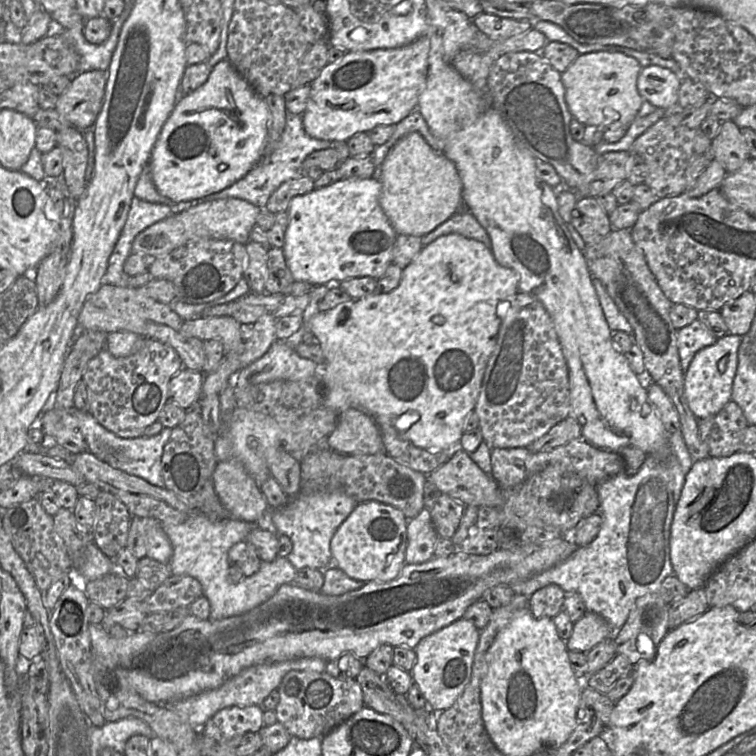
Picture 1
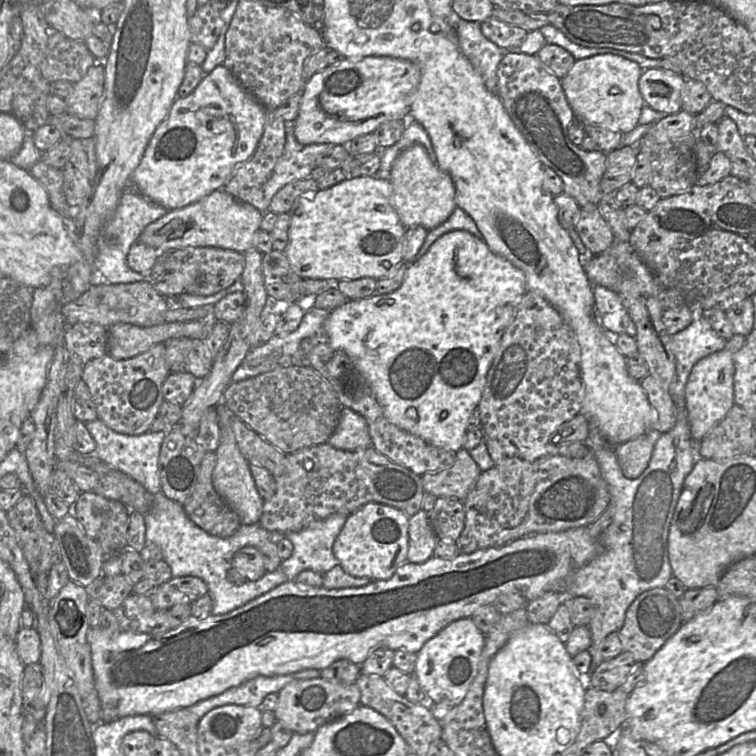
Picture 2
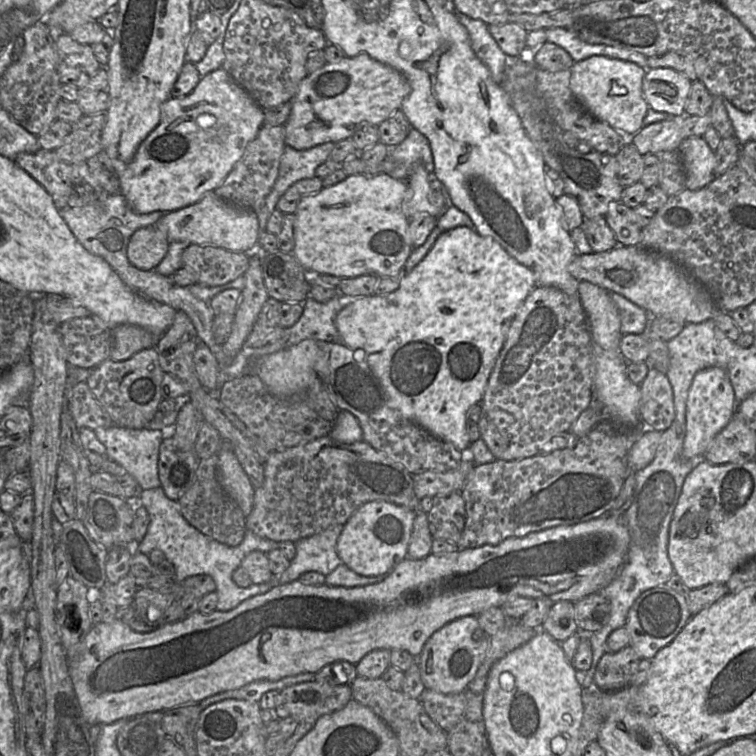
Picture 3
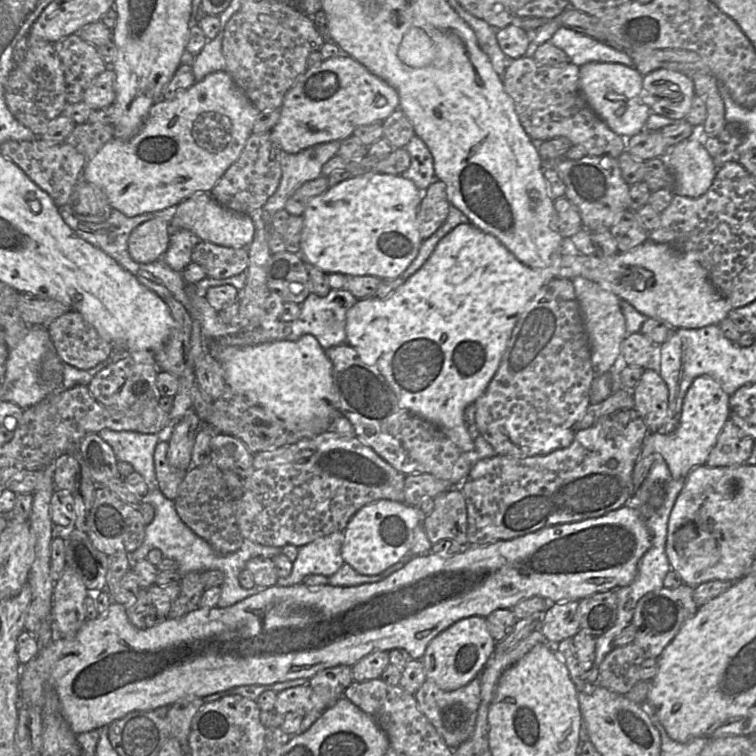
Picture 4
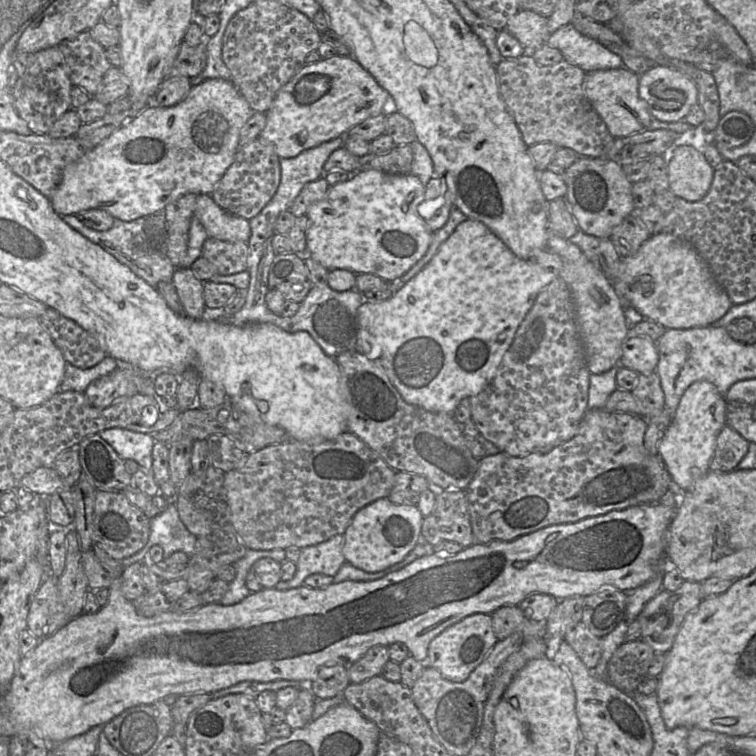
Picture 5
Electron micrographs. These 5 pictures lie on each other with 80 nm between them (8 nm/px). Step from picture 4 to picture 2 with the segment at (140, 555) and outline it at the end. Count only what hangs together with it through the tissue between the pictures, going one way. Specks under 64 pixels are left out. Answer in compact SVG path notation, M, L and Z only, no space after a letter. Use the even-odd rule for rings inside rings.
M162 491L154 494L151 509L144 514L144 520L146 546L154 544L160 547L163 560L171 568L172 577L196 576L207 584L208 595L213 601L212 615L227 614L289 581L280 567L273 572L266 572L259 580L246 580L241 585L235 585L228 580L227 573L232 567L232 558L239 549L245 546L257 548L265 540L277 543L285 536L285 534L272 535L259 523L241 524L238 530L227 538L214 536L192 522L183 505L167 498Z

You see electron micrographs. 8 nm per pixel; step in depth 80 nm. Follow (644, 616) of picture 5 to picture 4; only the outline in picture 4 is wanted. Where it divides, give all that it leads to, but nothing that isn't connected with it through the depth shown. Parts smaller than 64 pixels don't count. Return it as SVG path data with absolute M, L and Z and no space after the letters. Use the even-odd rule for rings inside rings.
M683 583L676 589L662 587L649 592L638 601L632 618L632 625L636 630L633 643L644 651L646 658L658 658L684 621L697 612L698 606L694 602L693 591L692 587Z

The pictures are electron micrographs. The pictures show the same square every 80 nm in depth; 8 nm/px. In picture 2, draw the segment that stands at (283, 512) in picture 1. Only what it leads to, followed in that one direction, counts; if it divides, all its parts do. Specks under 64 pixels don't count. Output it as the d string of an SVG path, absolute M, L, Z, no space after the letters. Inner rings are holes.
M336 513L299 531L285 534L293 544L293 552L289 558L282 560L280 569L289 581L294 581L303 570L325 574L339 565L332 546L348 516Z

